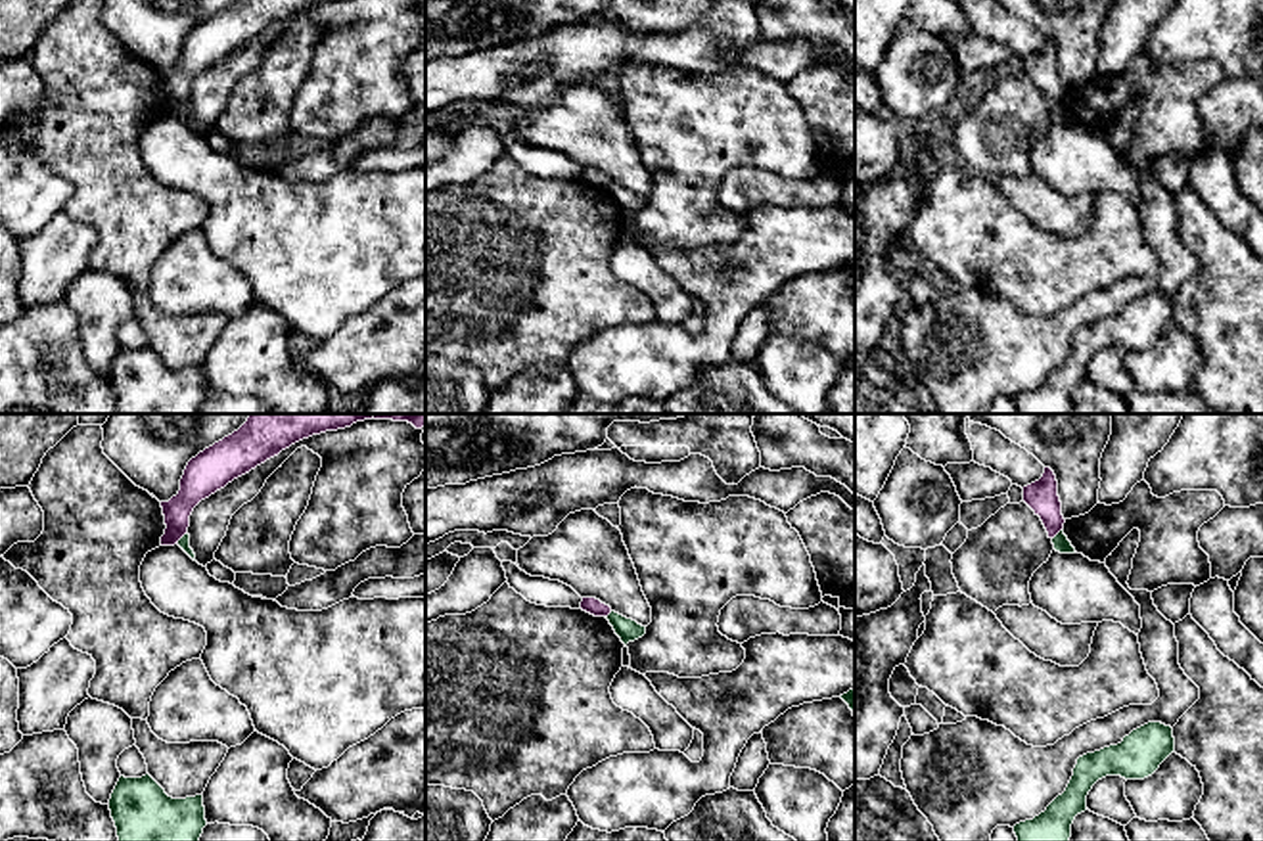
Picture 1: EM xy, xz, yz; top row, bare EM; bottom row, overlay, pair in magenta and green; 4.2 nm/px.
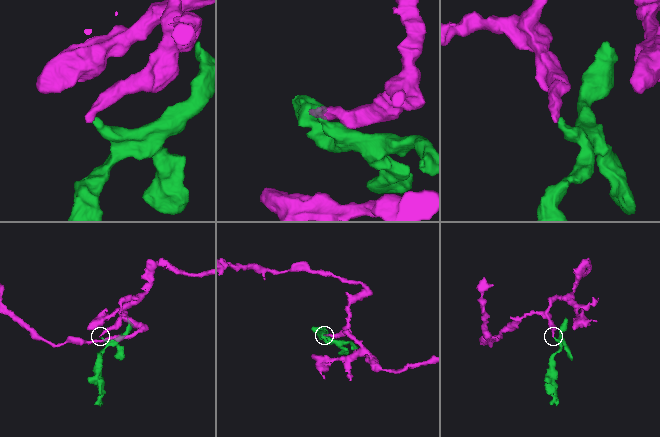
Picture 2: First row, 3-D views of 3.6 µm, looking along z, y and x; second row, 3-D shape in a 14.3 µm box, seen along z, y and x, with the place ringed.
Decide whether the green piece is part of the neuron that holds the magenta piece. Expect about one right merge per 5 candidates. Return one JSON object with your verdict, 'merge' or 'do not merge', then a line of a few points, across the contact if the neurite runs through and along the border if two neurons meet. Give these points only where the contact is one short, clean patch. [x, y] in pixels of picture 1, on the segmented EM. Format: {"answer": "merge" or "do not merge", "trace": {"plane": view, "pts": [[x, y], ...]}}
{"answer": "do not merge", "trace": {"plane": "xy", "pts": [[186, 531], [177, 543]]}}

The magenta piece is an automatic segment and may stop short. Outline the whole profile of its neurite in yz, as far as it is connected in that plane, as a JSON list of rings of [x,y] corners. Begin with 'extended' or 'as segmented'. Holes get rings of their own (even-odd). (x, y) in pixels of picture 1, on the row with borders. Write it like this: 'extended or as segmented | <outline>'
as segmented | [[[1050,467],[1039,481],[1023,487],[1023,502],[1041,517],[1048,538],[1054,538],[1064,529],[1062,502],[1058,496],[1058,481]]]

